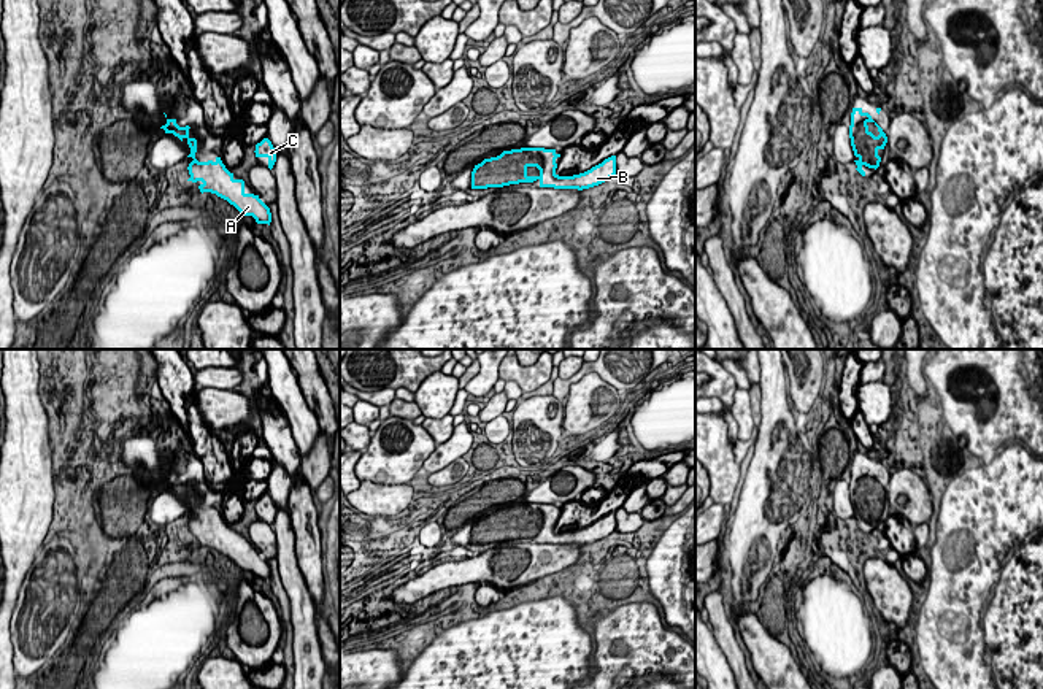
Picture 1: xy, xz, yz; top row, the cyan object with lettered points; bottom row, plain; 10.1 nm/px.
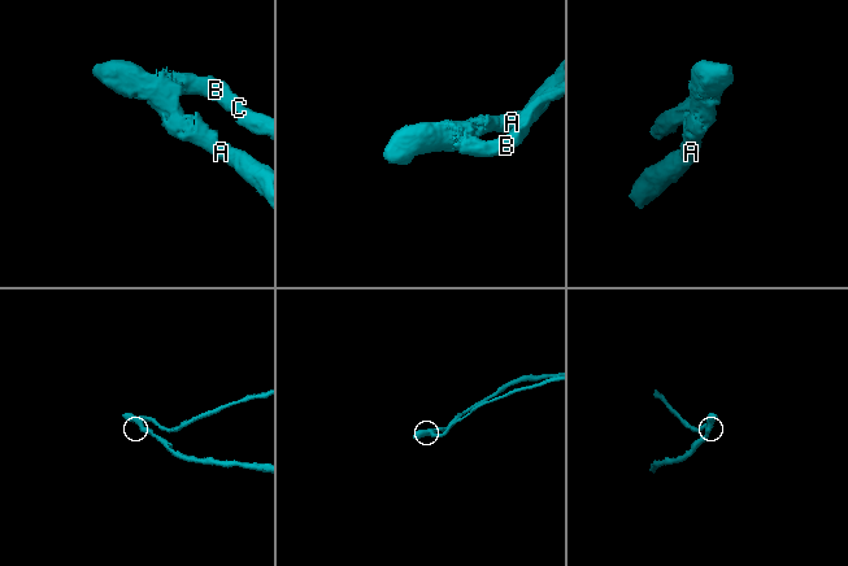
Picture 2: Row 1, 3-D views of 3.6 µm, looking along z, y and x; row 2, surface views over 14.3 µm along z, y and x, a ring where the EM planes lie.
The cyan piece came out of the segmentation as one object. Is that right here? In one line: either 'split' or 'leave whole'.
leave whole

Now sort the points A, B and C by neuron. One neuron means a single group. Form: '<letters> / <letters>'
A B C

